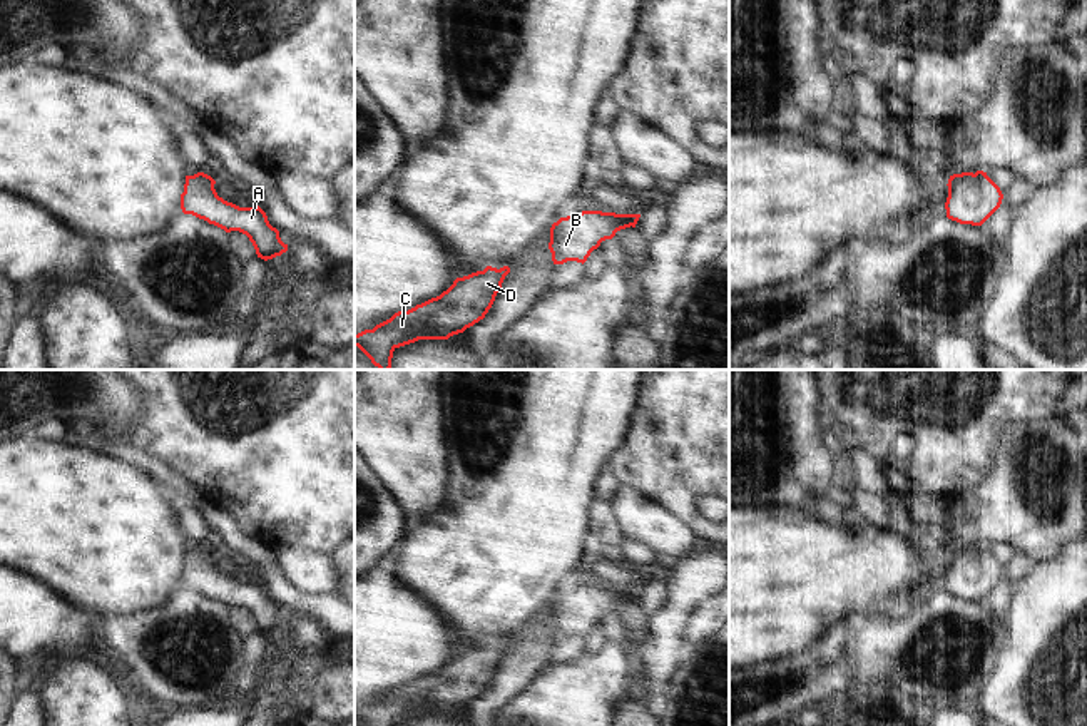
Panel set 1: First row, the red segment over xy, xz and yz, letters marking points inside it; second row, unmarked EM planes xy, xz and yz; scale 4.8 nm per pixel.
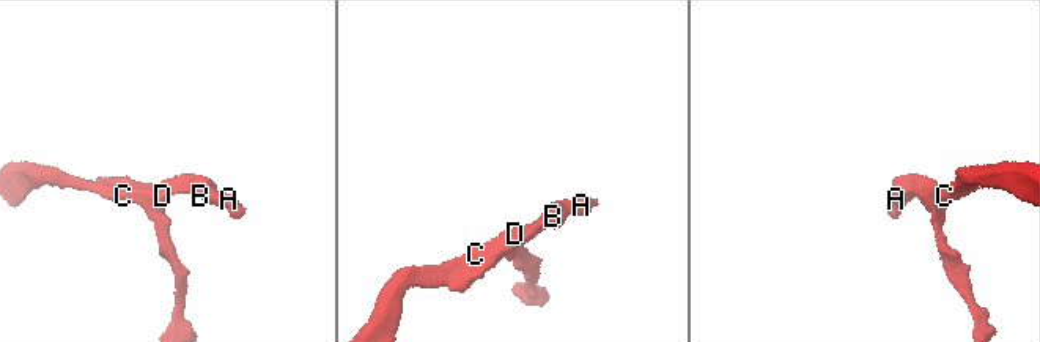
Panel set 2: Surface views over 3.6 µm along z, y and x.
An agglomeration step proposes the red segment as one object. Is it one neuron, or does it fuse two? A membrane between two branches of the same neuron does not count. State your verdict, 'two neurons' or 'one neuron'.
one neuron

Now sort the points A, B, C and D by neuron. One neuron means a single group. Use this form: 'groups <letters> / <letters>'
groups A B C D

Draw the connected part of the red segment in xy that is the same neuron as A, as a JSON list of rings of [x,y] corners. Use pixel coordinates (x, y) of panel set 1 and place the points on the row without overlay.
[[[197,547],[186,550],[184,567],[181,569],[181,584],[199,594],[214,599],[226,607],[239,606],[249,612],[258,632],[268,636],[288,626],[279,612],[279,606],[268,596],[266,587],[258,582],[239,582],[224,575],[214,564],[216,555]]]

